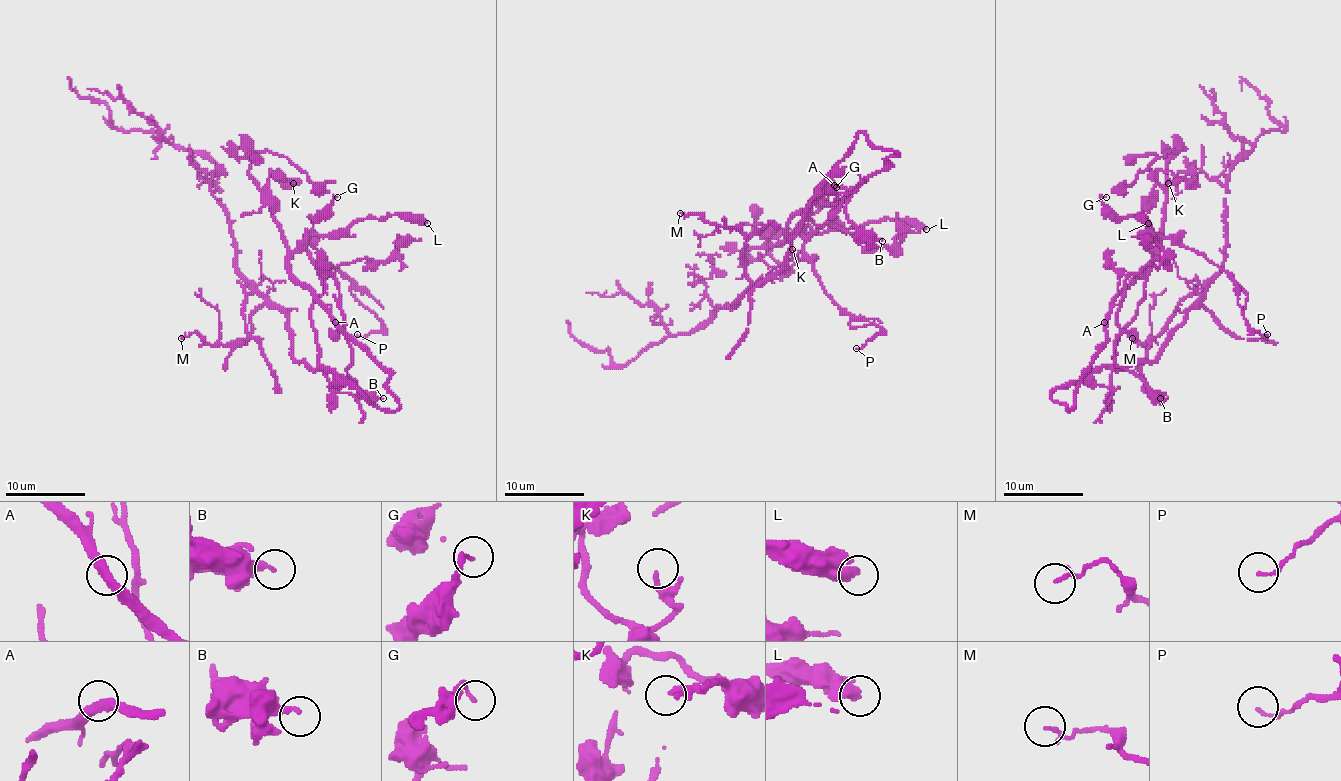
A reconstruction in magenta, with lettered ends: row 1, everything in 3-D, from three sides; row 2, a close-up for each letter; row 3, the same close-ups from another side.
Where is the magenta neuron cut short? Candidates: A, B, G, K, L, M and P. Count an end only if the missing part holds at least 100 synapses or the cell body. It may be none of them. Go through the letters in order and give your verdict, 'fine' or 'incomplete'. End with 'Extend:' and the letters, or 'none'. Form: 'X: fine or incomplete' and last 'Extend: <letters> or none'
A: fine
B: fine
G: fine
K: fine
L: fine
M: fine
P: fine
Extend: none

